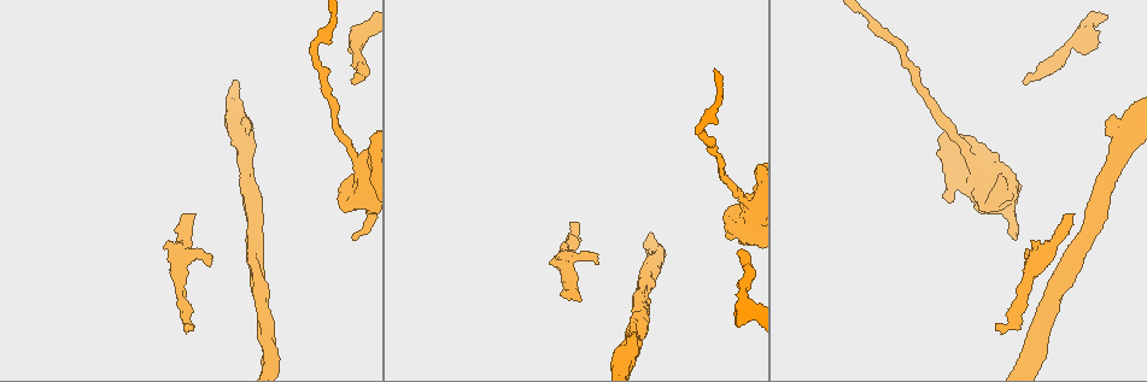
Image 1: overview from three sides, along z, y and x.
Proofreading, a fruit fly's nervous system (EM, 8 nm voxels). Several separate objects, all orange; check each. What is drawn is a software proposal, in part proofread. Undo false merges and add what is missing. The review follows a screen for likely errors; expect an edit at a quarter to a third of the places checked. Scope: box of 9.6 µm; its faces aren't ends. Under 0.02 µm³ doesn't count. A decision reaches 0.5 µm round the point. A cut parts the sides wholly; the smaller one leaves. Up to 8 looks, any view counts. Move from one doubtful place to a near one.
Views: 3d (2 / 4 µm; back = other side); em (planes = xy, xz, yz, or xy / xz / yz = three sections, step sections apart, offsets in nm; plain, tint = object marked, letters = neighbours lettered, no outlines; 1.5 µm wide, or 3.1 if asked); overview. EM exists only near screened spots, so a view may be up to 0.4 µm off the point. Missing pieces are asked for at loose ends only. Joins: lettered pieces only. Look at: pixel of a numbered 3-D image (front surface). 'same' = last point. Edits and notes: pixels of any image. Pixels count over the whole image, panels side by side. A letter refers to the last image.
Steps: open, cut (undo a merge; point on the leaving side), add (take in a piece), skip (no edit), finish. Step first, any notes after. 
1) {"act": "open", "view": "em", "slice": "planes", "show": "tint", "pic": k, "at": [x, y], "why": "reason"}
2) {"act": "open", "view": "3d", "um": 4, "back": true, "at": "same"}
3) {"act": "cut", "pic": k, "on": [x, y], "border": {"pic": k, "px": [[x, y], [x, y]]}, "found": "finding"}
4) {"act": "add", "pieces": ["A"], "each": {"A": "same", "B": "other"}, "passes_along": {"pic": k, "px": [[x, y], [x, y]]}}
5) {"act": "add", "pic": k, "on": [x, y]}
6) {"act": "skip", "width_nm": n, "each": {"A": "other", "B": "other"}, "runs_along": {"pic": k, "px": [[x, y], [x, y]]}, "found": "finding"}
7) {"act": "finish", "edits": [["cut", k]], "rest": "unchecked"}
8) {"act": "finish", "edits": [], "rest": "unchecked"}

{"act": "open", "view": "em", "slice": "planes", "show": "letters", "pic": 1, "at": [352, 82], "why": "branch stops here"}

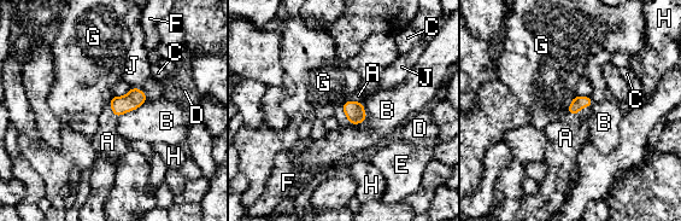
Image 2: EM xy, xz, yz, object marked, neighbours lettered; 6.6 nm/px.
{"act": "add", "pieces": ["A"], "each": {"A": "same", "B": "other", "C": "other", "D": "other", "E": "other", "F": "other", "G": "other", "H": "other", "J": "other"}, "passes_along": {"pic": 2, "px": [[354, 111], [354, 102], [358, 96]]}, "found": "the neuron continues"}

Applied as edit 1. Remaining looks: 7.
{"act": "open", "view": "overview"}

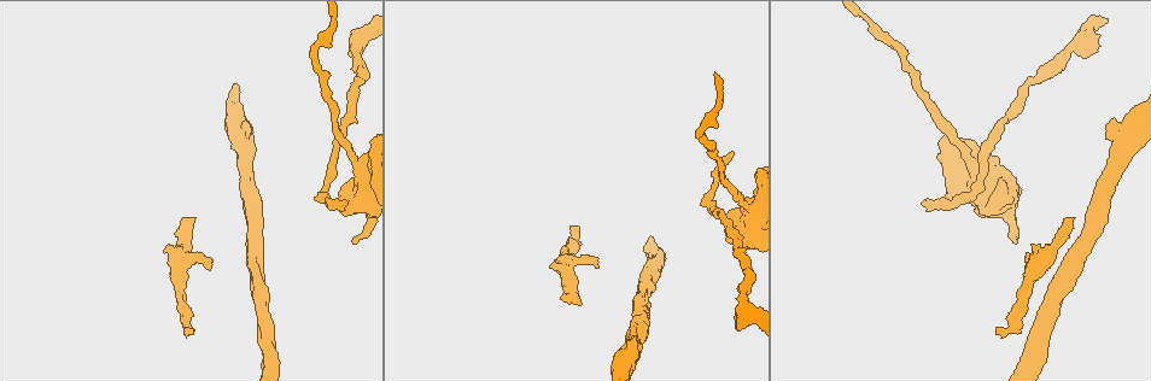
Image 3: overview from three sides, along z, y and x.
{"act": "open", "view": "3d", "um": 4, "pic": 3, "at": [1015, 244], "why": "branch stops here"}

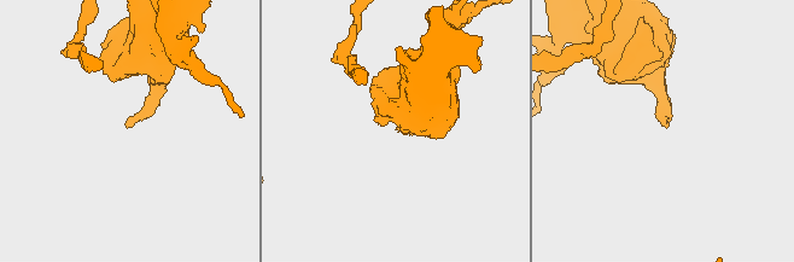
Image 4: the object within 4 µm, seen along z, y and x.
{"act": "open", "view": "em", "slice": "xy", "step": 4, "show": "tint", "pic": 4, "at": [398, 130]}

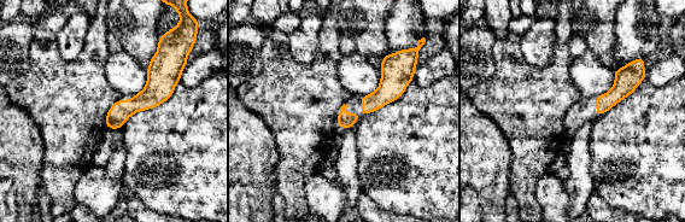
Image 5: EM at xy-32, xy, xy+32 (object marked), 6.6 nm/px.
{"act": "open", "view": "em", "slice": "planes", "show": "letters", "at": "same", "why": "cut it another way"}

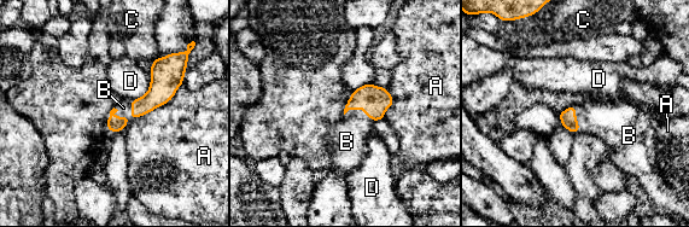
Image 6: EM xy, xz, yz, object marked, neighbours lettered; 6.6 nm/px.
{"act": "add", "pieces": ["B"], "longest_contact_nm": ["A", 420], "each": {"A": "other", "B": "same", "C": "other", "D": "other"}, "found": "the neuron continues"}

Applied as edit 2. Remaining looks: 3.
{"act": "open", "view": "em", "slice": "xy", "step": 8, "show": "plain", "pic": 3, "at": [347, 203], "why": "end of a long branch"}

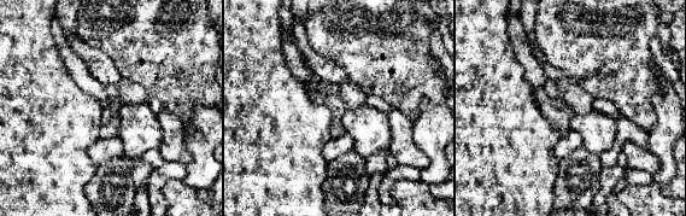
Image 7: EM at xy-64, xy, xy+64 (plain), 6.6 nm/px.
{"act": "open", "view": "em", "slice": "xy", "step": 8, "show": "letters", "at": "same"}

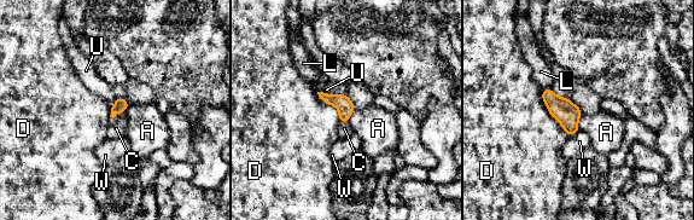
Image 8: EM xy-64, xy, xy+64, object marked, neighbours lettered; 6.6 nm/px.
{"act": "add", "pieces": ["C"], "longest_contact_nm": ["D", 360], "each": {"A": "other", "C": "same", "D": "other", "L": "other", "U": "other", "W": "other"}, "passes_along": {"pic": 8, "px": [[121, 104], [117, 113], [116, 128]]}, "found": "the neuron continues"}

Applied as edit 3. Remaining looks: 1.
{"act": "finish", "edits": [["add", 2], ["add", 6], ["add", 8]], "rest": "unchecked"}

